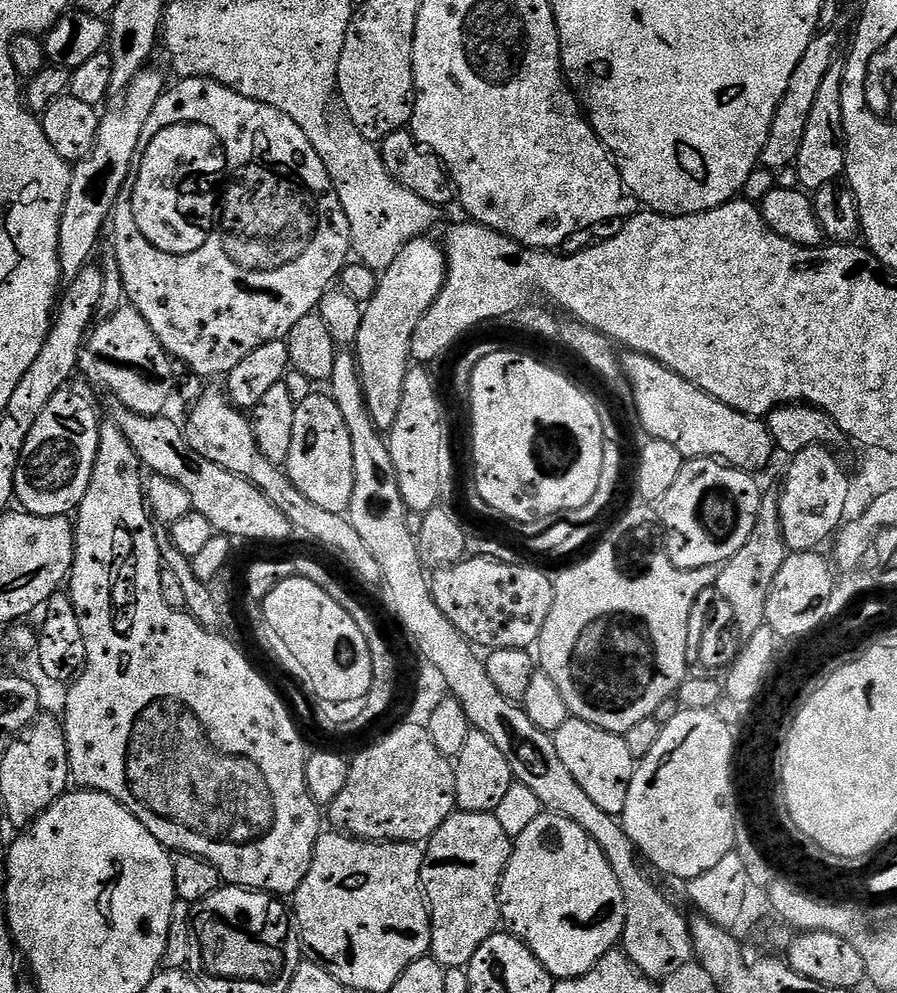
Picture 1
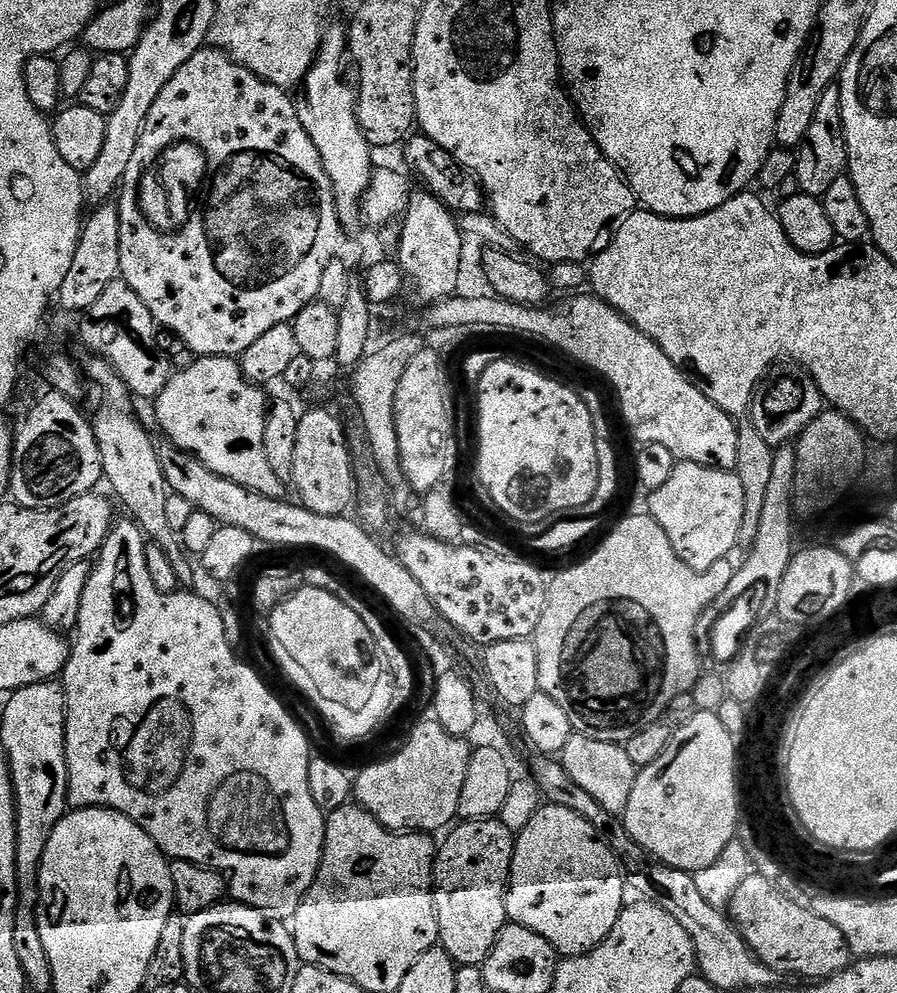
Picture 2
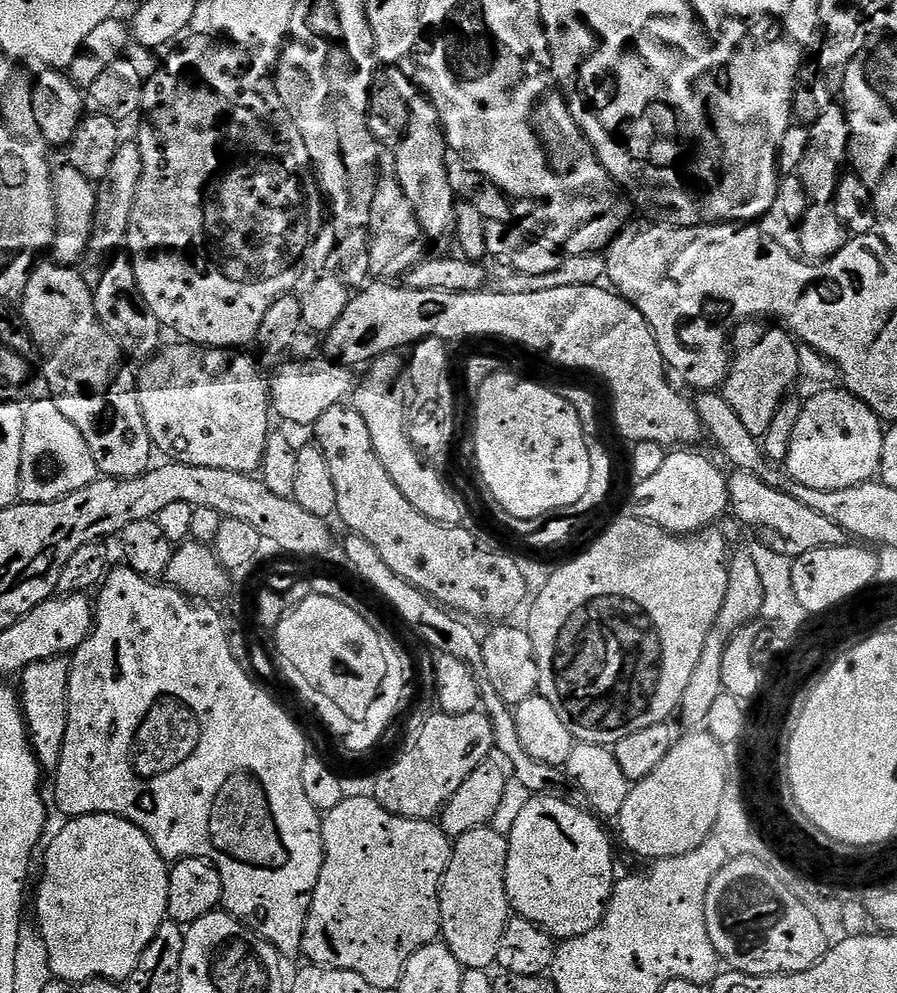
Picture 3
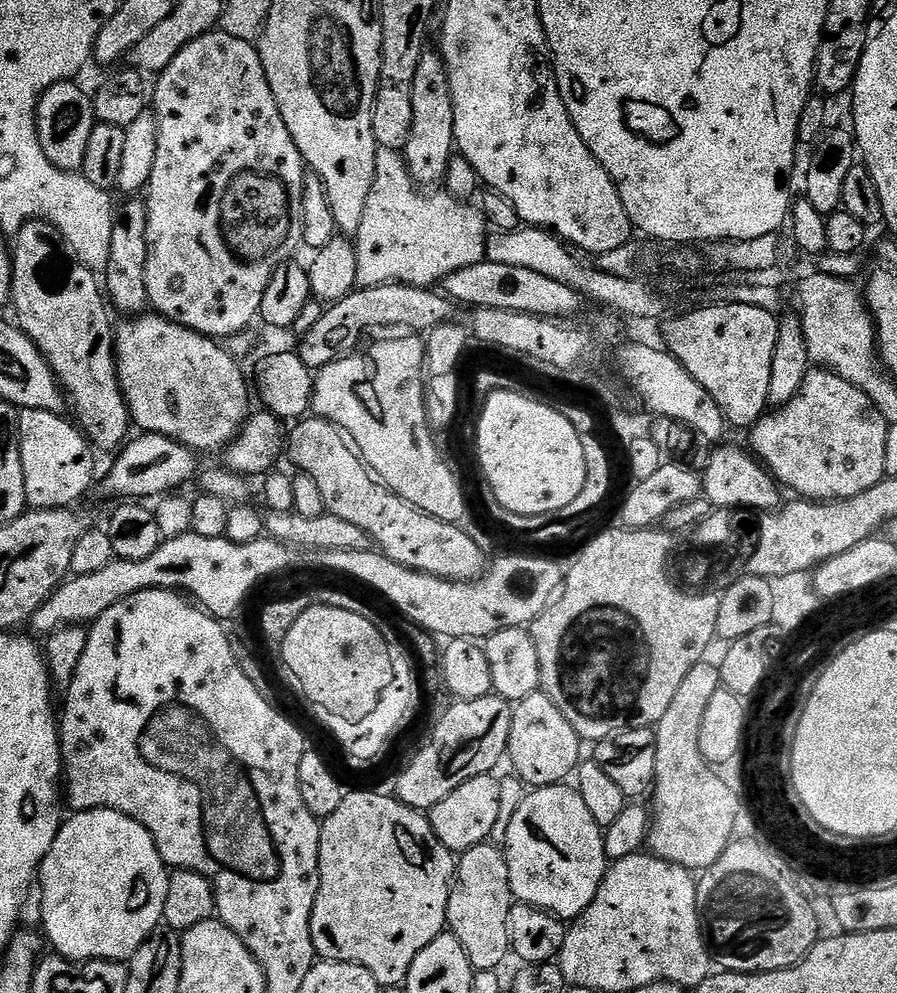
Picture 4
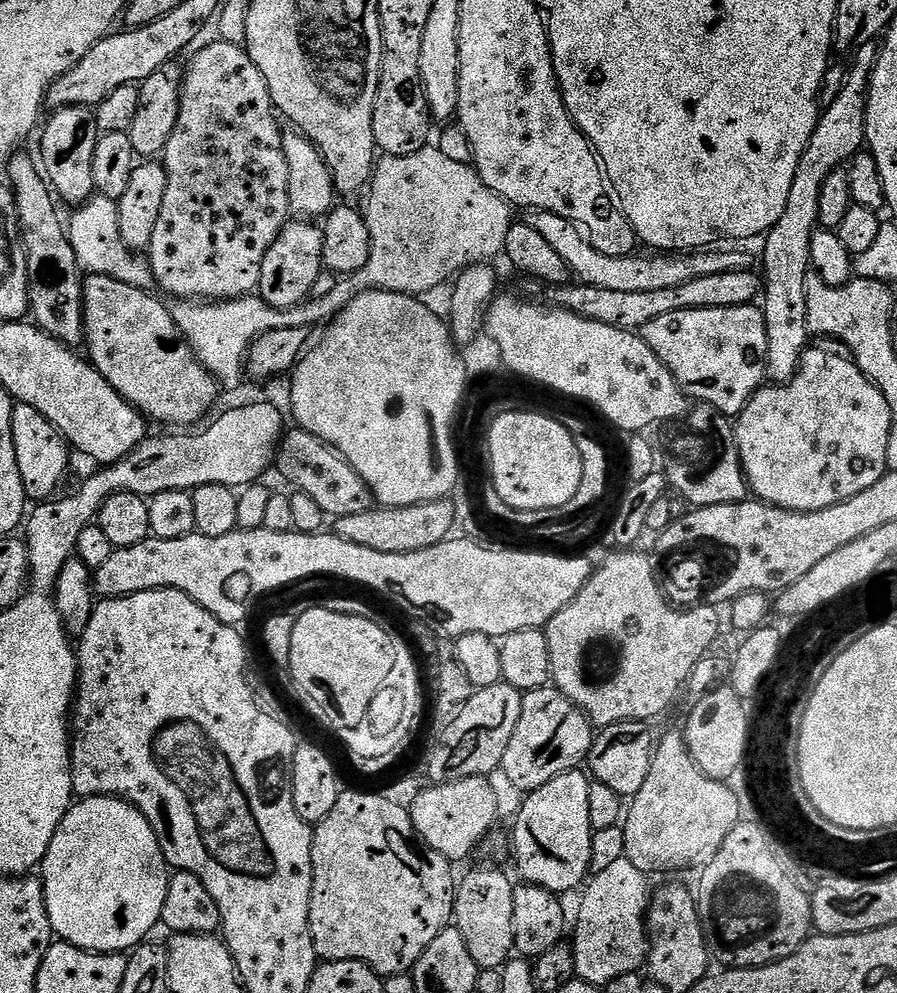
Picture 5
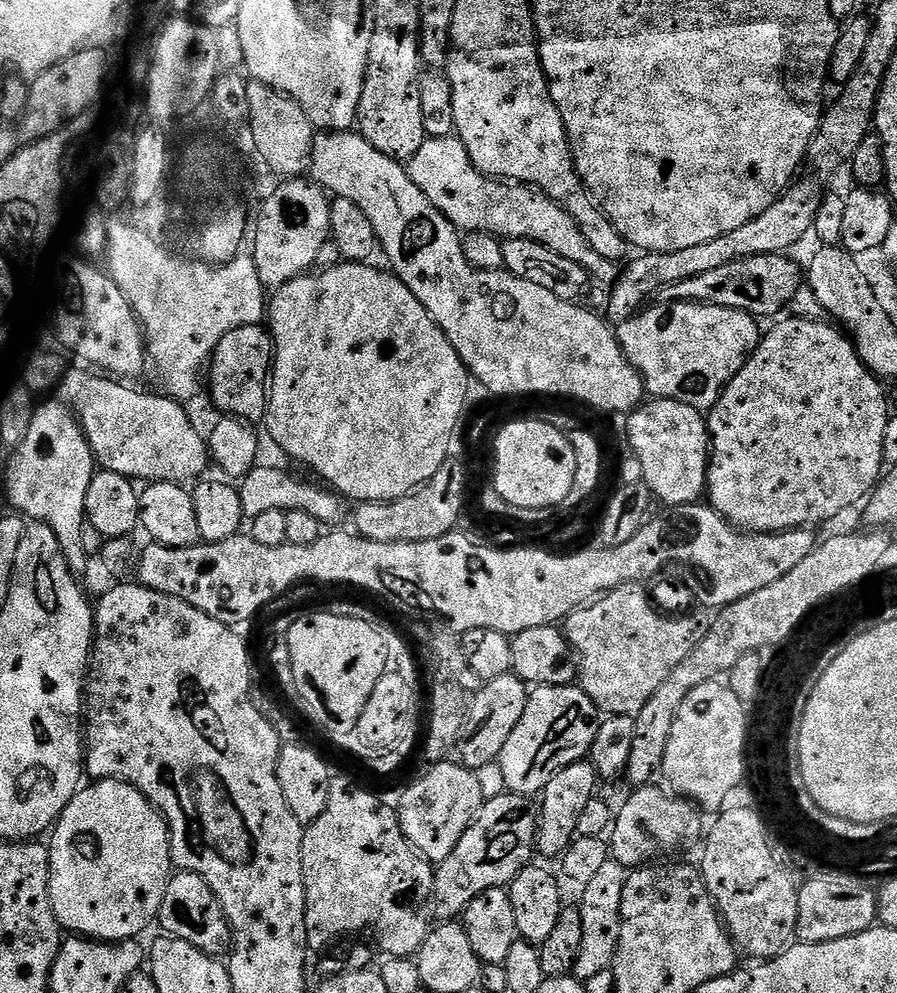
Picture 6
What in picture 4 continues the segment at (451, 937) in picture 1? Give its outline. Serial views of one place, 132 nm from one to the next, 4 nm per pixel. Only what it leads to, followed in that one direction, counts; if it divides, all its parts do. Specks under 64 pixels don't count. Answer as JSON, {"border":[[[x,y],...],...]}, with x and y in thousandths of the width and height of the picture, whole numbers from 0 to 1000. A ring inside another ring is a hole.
{"border":[[[548,848],[520,855],[508,871],[499,909],[499,935],[511,945],[515,957],[520,957],[527,976],[536,979],[556,976],[556,971],[569,963],[566,921],[572,909],[566,865],[561,857]]]}

